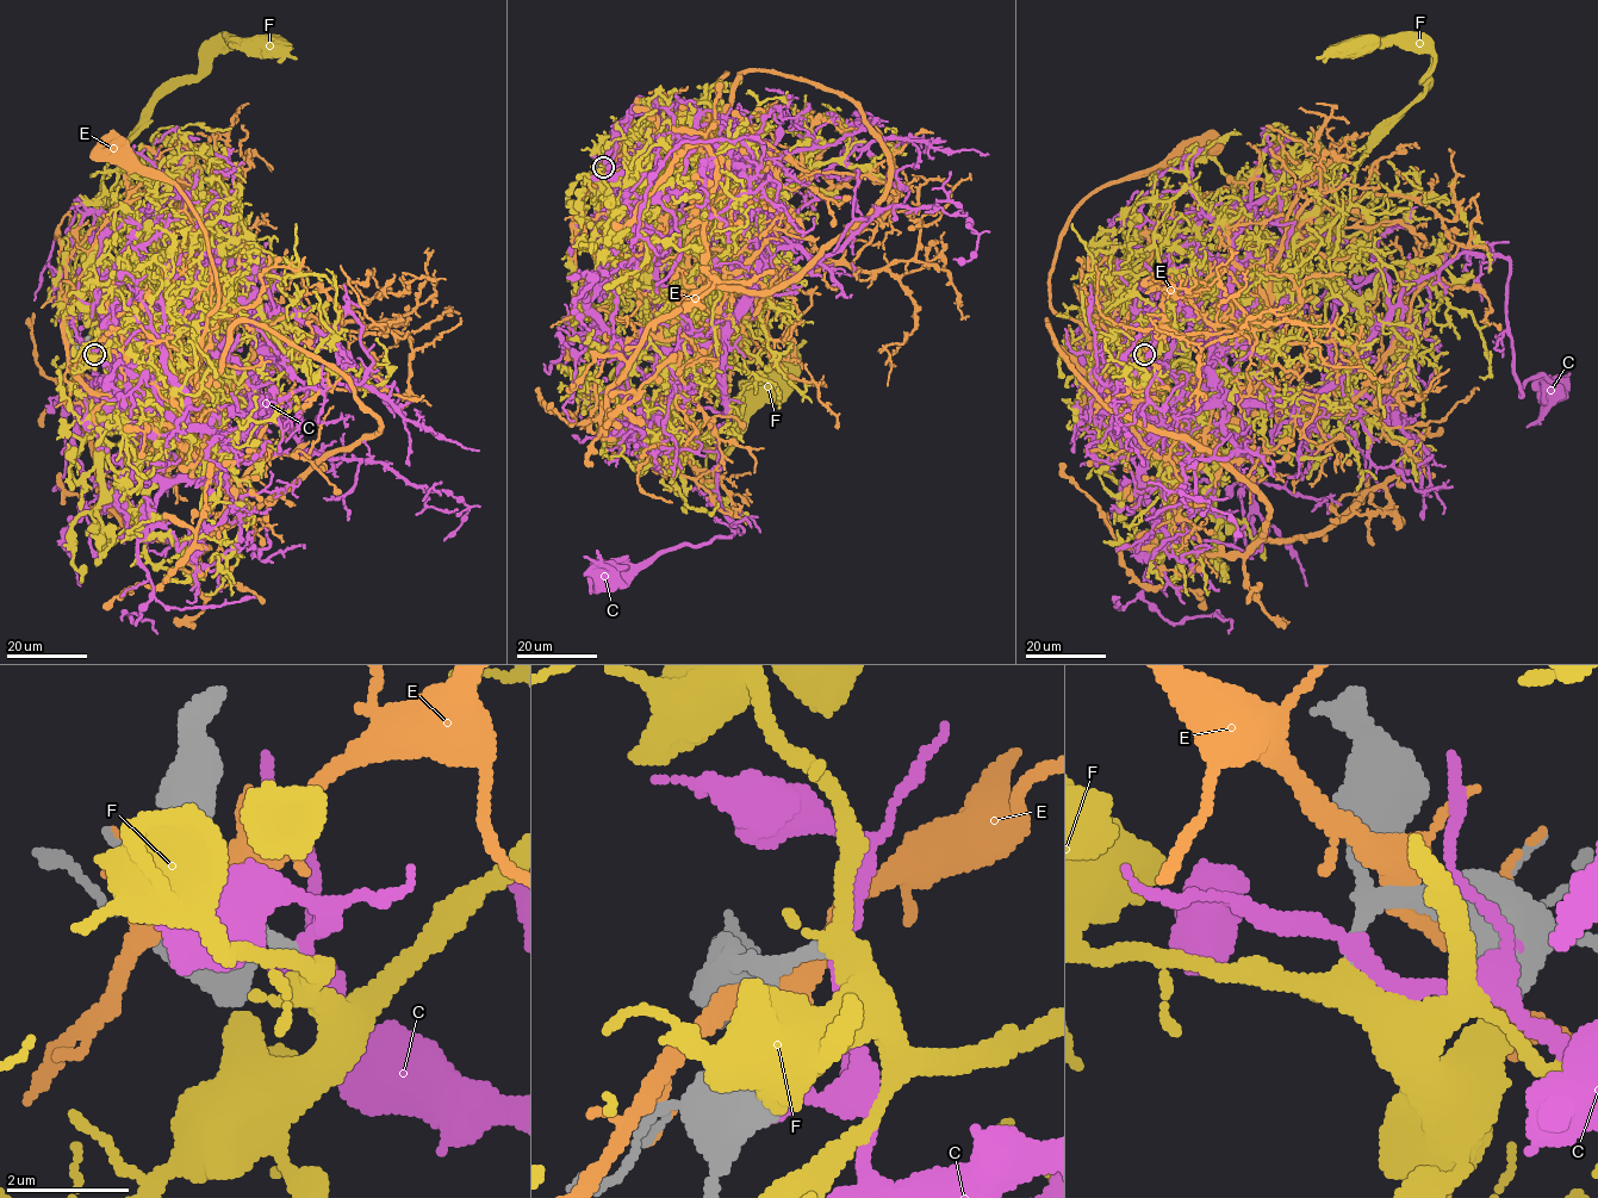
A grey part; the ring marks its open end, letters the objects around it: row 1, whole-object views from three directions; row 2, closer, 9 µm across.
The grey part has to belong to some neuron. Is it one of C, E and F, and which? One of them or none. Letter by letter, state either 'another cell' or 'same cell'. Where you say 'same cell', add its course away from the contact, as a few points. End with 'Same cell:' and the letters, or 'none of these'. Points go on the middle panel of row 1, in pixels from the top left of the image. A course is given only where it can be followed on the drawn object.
C: another cell
E: another cell
F: same cell; it runs (603, 167), (626, 198), (609, 224), (648, 255), (615, 290), (611, 377), (673, 447), (717, 458), (775, 379)
Same cell: F

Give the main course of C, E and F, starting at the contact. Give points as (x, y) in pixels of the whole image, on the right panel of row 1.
C: (1144, 353), (1194, 342), (1217, 272), (1326, 235), (1384, 266), (1391, 306), (1502, 255), (1513, 374), (1547, 391)
E: (1148, 349), (1168, 378), (1137, 405), (1137, 423), (1092, 339), (1052, 308), (1050, 272), (1087, 197), (1197, 150)
F: (1144, 353), (1187, 339), (1210, 274), (1254, 256), (1270, 222), (1347, 213), (1361, 157), (1435, 61), (1356, 47)

